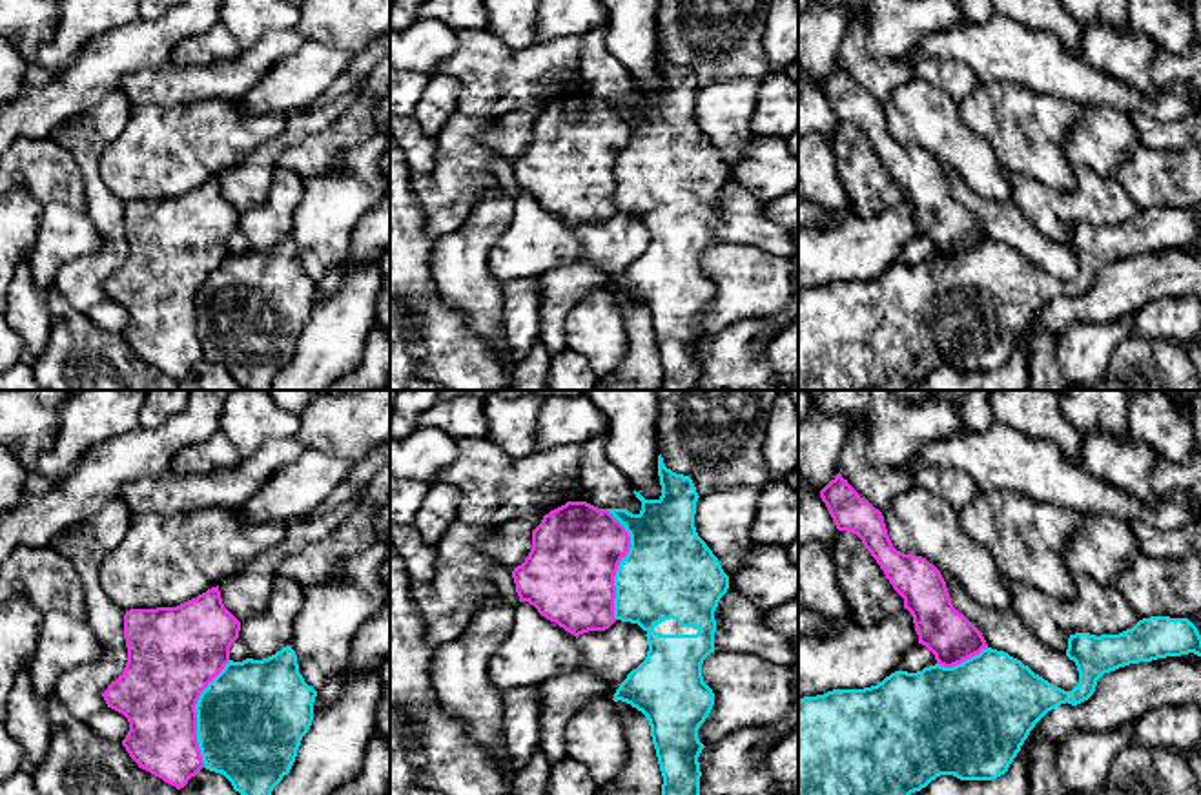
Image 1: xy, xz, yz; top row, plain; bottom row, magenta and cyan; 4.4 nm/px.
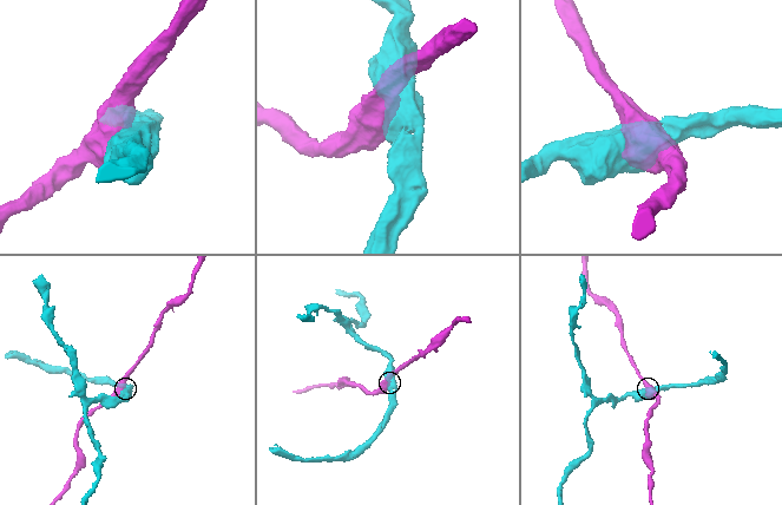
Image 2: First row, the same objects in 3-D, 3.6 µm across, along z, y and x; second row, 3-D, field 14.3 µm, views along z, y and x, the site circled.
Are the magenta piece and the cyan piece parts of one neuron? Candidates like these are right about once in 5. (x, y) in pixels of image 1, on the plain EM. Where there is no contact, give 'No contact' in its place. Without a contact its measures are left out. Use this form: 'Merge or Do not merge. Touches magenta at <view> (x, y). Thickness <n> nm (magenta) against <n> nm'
Do not merge. Touches magenta at xz (618, 155). Thickness 400 nm (magenta) against 400 nm

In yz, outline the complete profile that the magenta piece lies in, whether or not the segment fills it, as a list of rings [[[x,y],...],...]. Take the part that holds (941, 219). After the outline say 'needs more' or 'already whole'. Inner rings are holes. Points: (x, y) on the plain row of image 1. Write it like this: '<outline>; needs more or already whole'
[[[840,64],[820,82],[820,89],[837,120],[862,131],[904,190],[919,235],[935,246],[937,255],[953,259],[988,239],[982,224],[953,199],[940,162],[922,148],[897,142],[882,104],[860,89]]]; already whole

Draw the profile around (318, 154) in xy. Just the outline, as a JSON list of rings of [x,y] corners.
[[[390,53],[385,55],[366,82],[354,93],[354,104],[324,131],[286,148],[277,166],[295,171],[301,179],[334,170],[339,155],[377,133],[375,100],[390,91]]]

